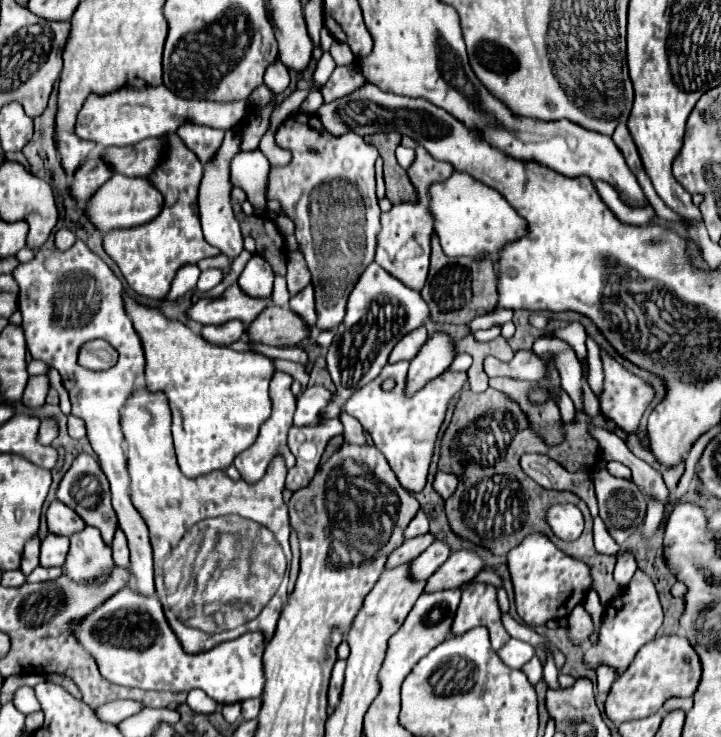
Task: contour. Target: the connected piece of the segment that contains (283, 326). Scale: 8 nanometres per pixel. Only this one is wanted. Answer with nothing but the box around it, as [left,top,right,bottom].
[244,304,310,346]

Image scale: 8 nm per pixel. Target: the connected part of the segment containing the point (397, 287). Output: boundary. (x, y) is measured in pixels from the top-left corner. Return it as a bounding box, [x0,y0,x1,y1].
[326,262,428,400]

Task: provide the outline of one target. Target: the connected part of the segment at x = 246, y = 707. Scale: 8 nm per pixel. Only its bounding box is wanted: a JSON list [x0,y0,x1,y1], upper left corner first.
[242,698,260,720]

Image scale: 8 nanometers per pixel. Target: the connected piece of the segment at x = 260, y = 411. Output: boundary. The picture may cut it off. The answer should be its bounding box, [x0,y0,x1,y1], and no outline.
[124,296,274,478]

